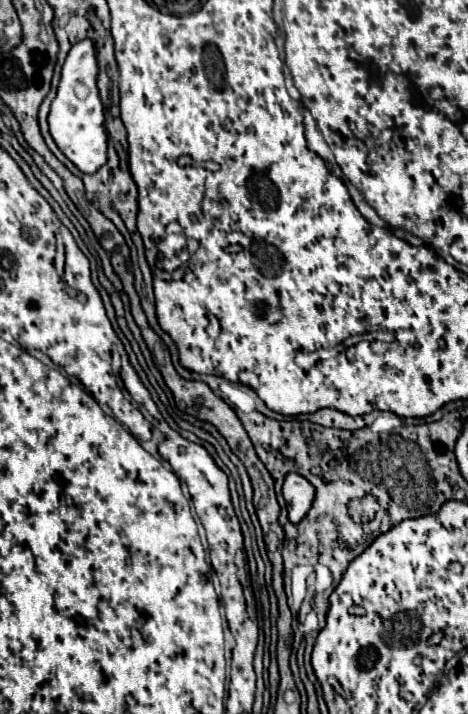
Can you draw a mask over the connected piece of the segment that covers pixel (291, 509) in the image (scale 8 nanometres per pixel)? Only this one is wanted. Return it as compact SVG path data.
M288 474L284 480L284 498L288 504L288 518L290 522L298 524L308 510L312 508L312 502L316 498L316 488L300 474Z

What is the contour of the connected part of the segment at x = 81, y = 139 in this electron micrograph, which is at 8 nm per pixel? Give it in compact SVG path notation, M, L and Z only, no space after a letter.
M86 38L72 46L68 58L62 68L62 80L58 86L58 94L52 102L48 124L50 134L56 140L58 148L72 160L82 172L96 172L108 160L108 130L104 128L104 106L100 100L100 92L96 86L98 80L98 60L96 60L96 44Z

